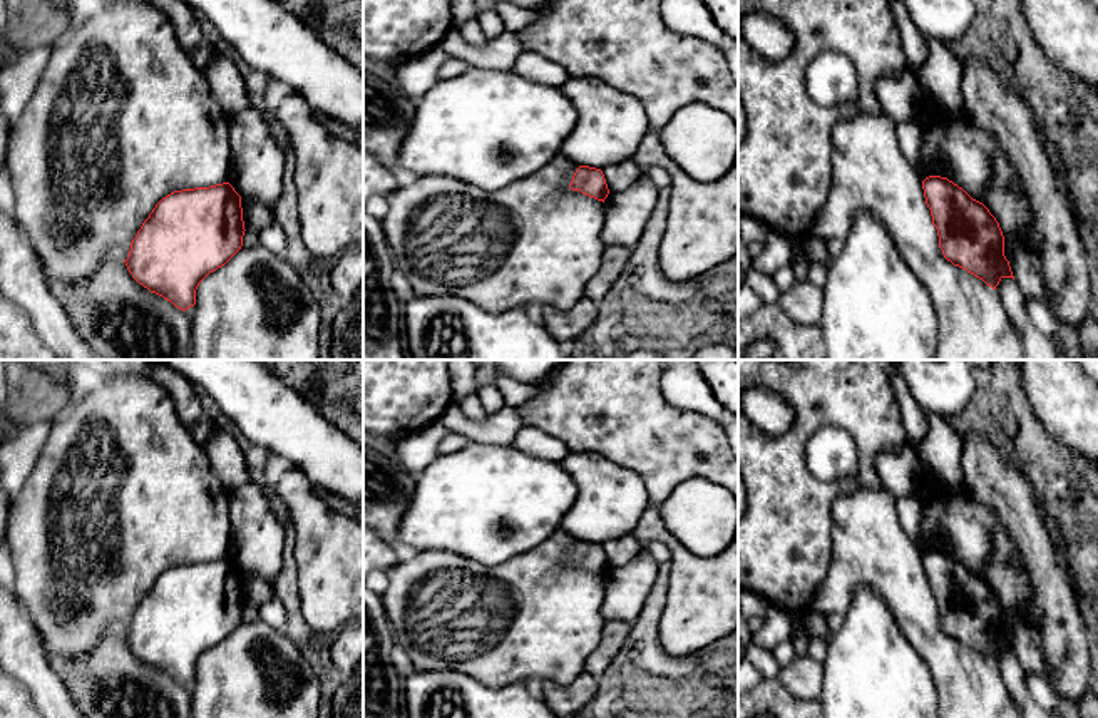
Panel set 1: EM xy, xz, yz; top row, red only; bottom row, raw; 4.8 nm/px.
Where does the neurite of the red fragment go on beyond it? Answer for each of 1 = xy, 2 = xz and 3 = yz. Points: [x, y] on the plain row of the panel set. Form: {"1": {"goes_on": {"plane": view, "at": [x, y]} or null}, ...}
{"1": {"goes_on": null}, "2": {"goes_on": null}, "3": {"goes_on": null}}

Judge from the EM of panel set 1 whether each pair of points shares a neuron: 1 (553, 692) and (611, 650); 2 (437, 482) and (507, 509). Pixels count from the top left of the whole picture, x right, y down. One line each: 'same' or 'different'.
1: same
2: same

